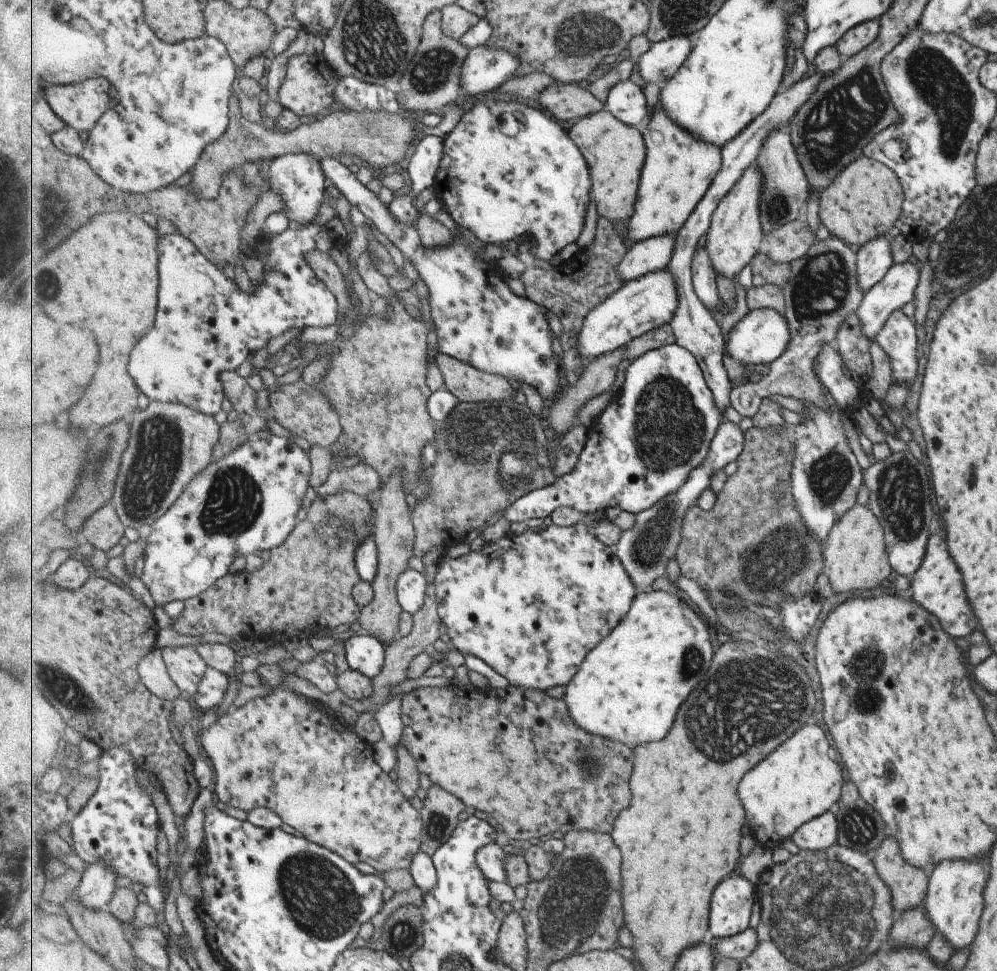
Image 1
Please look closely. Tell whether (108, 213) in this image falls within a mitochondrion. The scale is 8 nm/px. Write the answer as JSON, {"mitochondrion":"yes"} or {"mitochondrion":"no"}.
{"mitochondrion":"no"}

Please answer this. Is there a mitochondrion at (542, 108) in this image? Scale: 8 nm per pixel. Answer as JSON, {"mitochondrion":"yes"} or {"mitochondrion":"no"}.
{"mitochondrion":"no"}

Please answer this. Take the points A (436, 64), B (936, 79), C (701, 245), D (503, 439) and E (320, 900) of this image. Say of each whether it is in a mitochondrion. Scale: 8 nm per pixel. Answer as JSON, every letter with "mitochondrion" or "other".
{"A":"mitochondrion","B":"mitochondrion","C":"other","D":"mitochondrion","E":"mitochondrion"}

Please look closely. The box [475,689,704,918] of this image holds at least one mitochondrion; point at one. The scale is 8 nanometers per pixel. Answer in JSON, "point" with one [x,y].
{"point":[588,762]}

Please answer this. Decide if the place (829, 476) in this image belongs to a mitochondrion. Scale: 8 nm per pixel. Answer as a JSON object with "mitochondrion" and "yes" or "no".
{"mitochondrion":"yes"}

